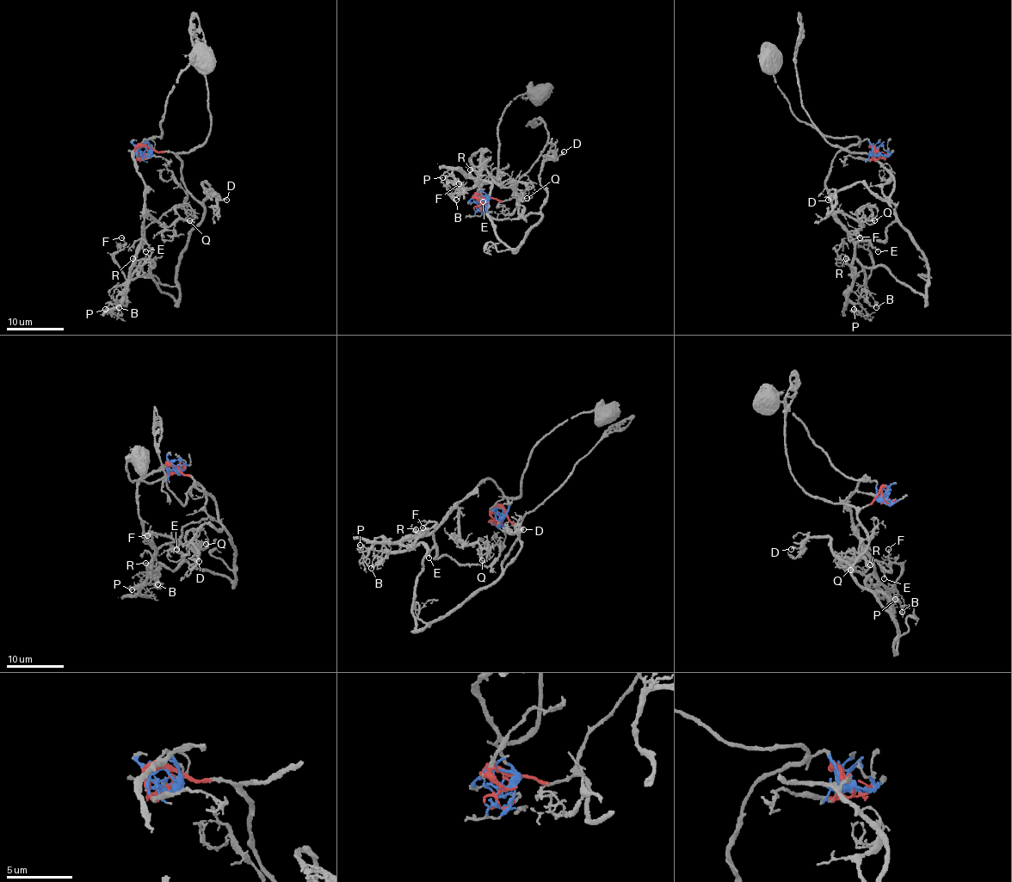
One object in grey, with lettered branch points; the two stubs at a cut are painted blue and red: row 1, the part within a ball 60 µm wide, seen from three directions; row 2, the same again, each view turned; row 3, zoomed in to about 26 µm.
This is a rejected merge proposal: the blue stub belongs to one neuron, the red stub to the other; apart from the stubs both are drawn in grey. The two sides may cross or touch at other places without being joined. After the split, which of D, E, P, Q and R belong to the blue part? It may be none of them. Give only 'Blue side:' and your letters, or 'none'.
Blue side: E, P, Q, R

